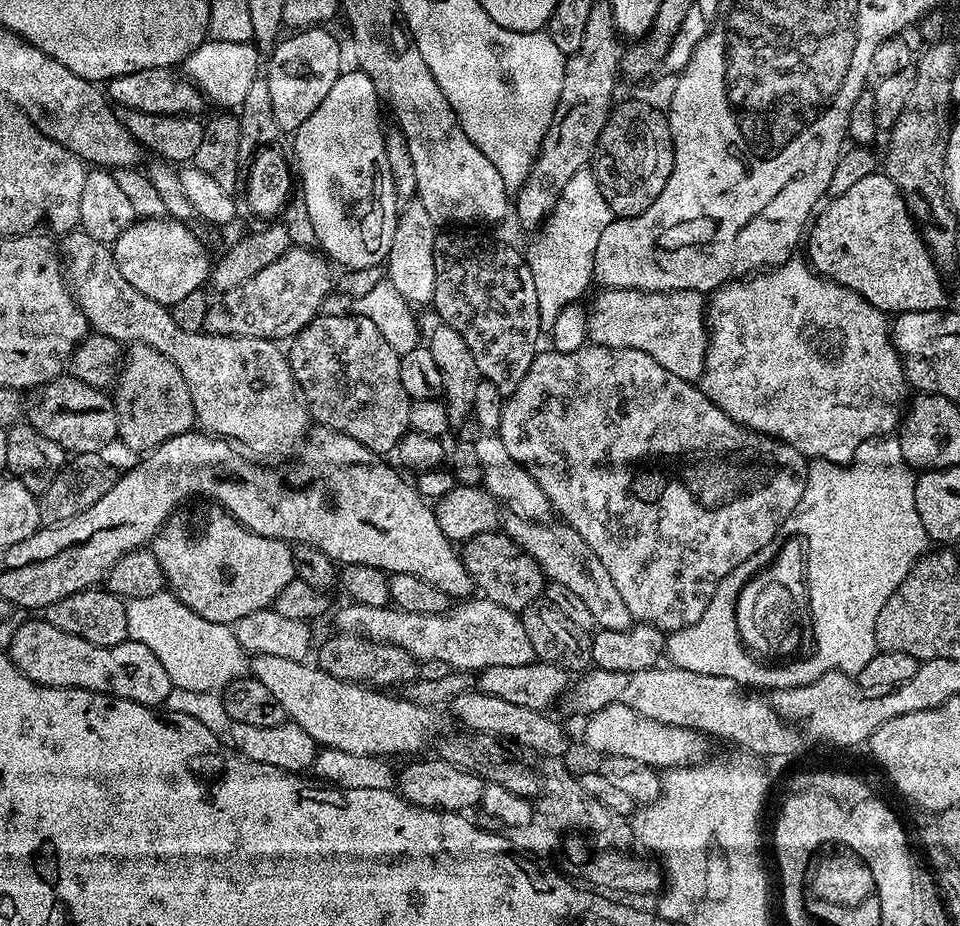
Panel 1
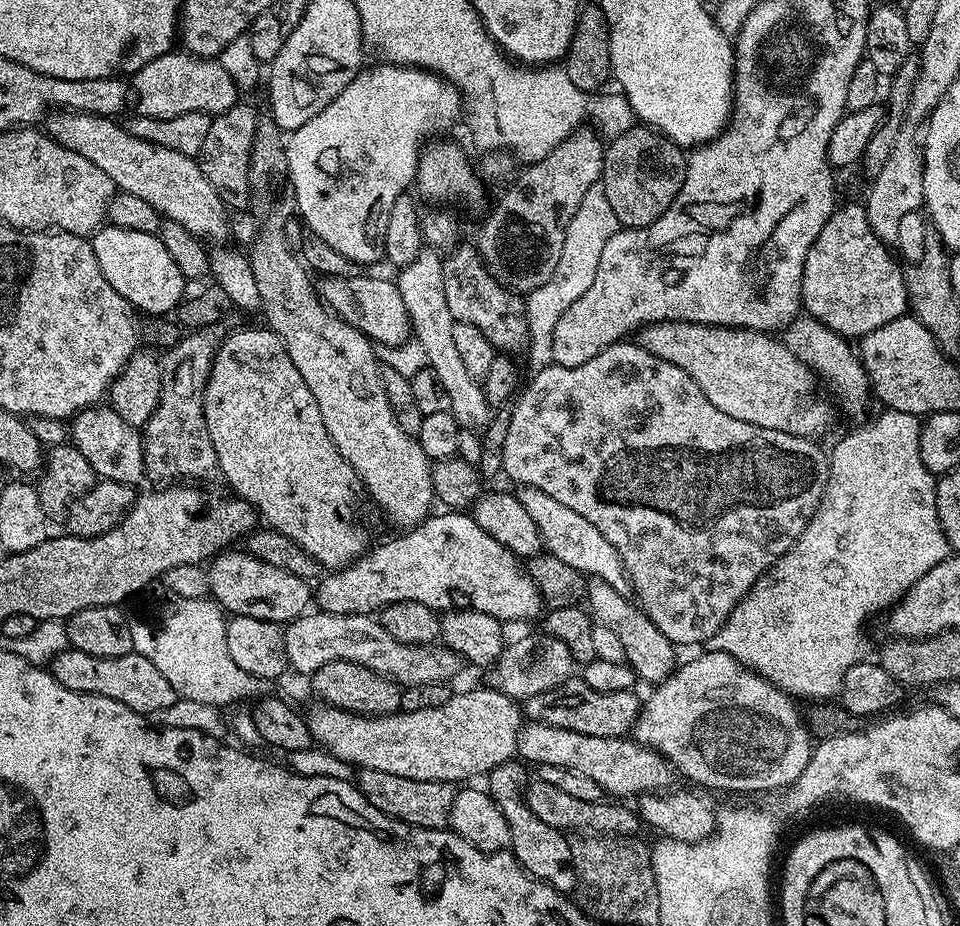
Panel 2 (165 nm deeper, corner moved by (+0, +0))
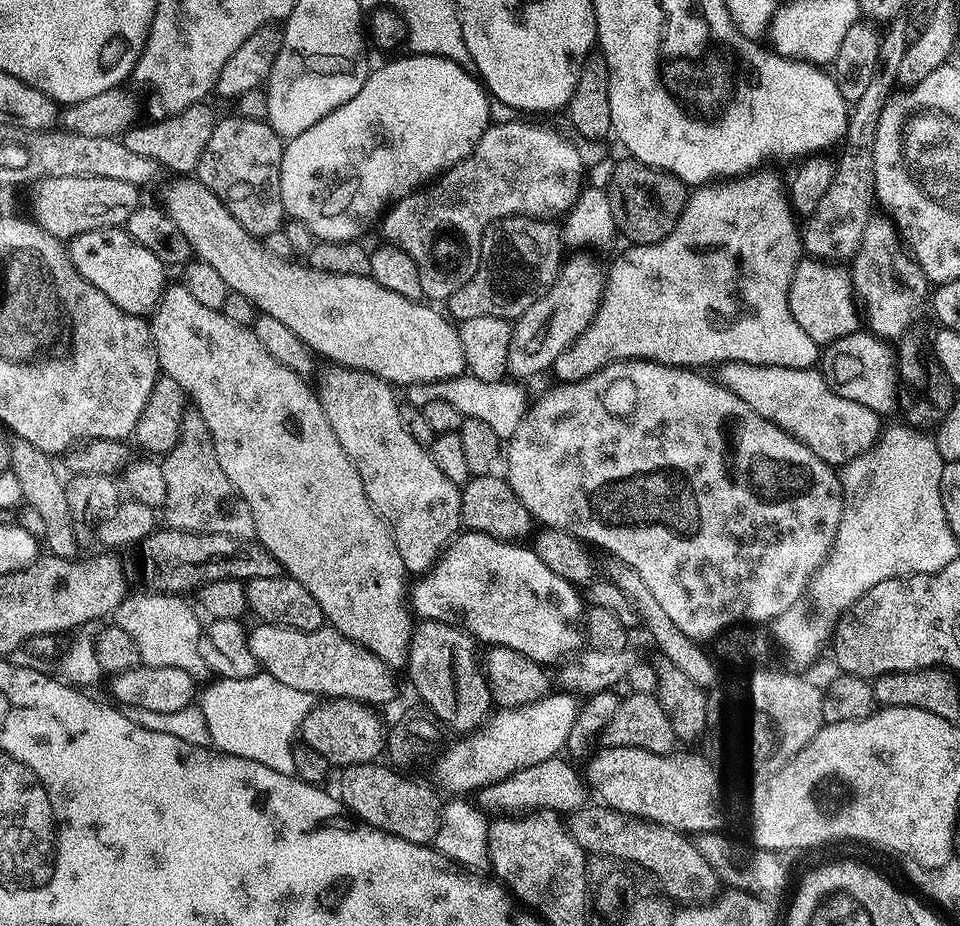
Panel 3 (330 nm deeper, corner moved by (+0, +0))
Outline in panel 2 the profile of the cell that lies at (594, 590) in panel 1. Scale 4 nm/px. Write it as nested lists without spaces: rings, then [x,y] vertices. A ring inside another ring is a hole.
[[[589,579],[586,584],[586,608],[597,625],[606,627],[619,637],[625,661],[641,681],[649,680],[650,685],[656,686],[672,675],[678,664],[677,649],[625,593],[614,590],[601,580]]]

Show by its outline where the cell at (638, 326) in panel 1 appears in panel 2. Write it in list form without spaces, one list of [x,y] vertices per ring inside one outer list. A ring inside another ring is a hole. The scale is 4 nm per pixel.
[[[663,320],[657,324],[646,324],[638,332],[638,344],[650,354],[666,362],[674,362],[678,370],[686,370],[690,378],[710,398],[713,406],[718,406],[722,414],[762,426],[770,430],[785,432],[791,436],[816,438],[824,428],[824,420],[832,416],[828,408],[820,409],[816,405],[816,384],[818,377],[812,369],[804,365],[789,348],[771,335],[762,332],[751,332],[749,328],[719,328],[709,324]]]

